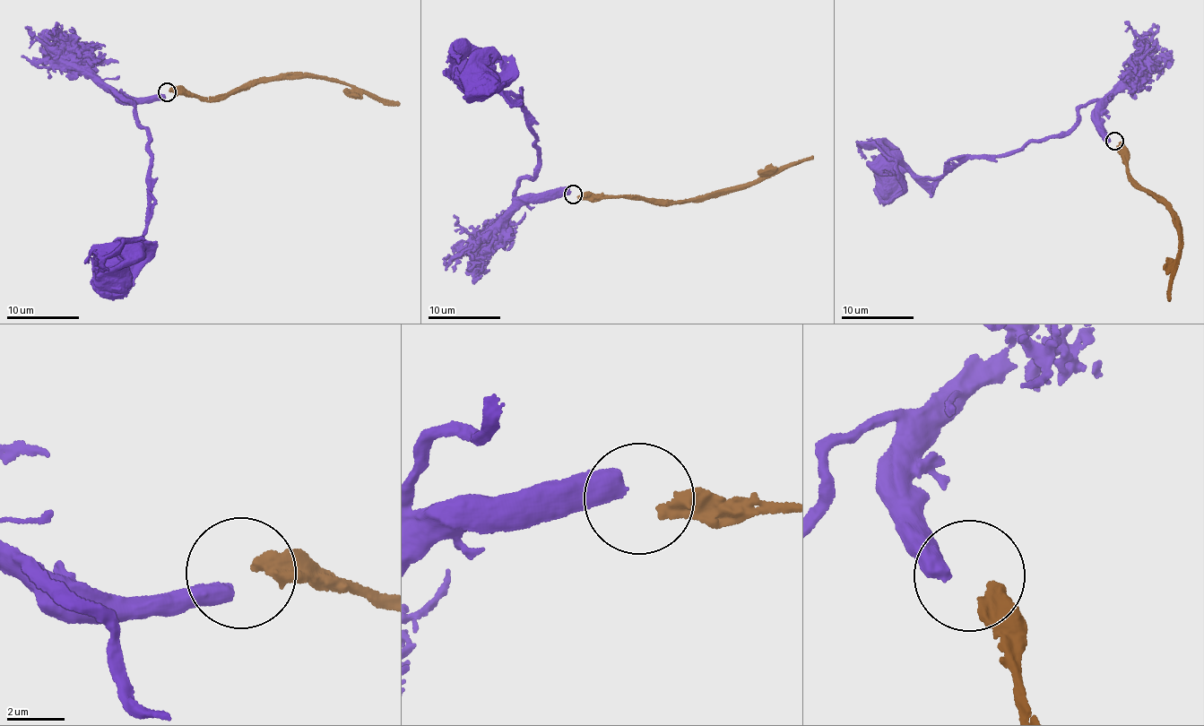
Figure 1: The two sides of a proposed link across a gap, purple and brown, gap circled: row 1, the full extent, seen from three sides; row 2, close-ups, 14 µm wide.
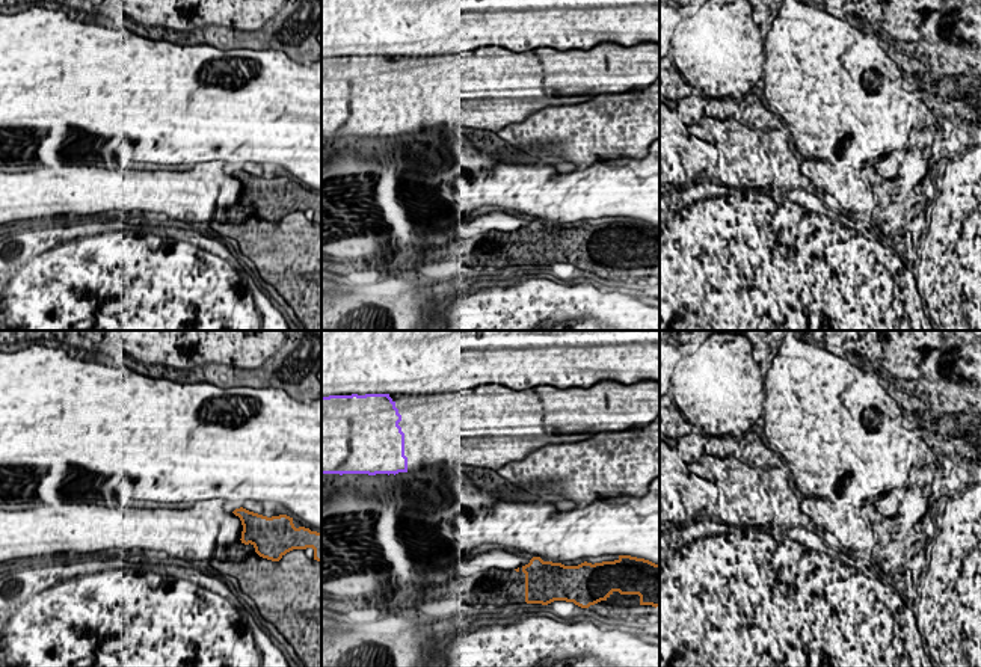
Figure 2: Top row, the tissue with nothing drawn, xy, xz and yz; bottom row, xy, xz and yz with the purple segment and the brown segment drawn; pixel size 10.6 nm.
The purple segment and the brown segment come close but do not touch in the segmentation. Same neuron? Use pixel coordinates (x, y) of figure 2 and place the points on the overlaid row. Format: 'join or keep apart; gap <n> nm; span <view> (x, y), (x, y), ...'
keep apart; gap 1550 nm; span xz (406, 471), (515, 569)

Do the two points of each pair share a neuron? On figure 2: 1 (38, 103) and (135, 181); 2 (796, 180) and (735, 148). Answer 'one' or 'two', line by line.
1: two
2: one

